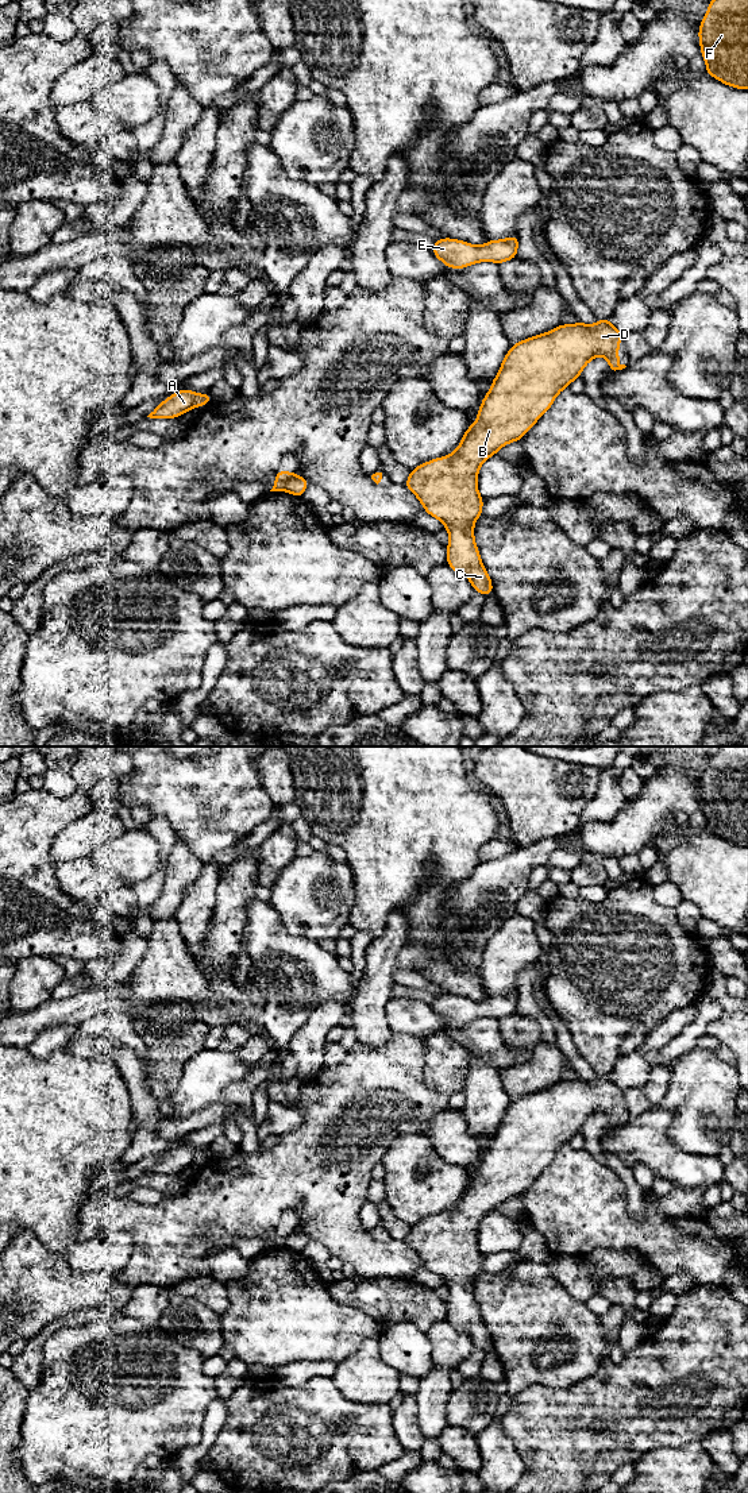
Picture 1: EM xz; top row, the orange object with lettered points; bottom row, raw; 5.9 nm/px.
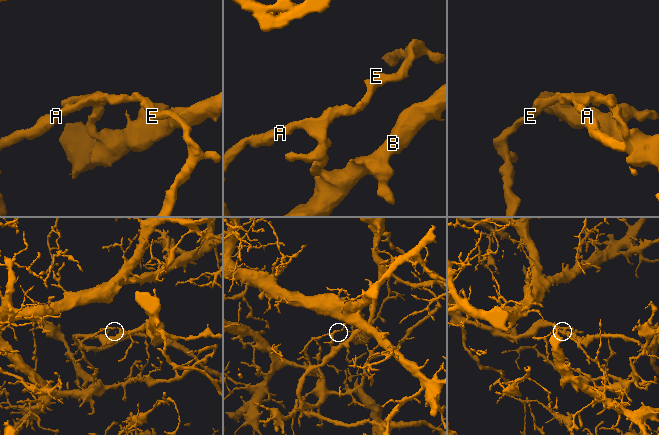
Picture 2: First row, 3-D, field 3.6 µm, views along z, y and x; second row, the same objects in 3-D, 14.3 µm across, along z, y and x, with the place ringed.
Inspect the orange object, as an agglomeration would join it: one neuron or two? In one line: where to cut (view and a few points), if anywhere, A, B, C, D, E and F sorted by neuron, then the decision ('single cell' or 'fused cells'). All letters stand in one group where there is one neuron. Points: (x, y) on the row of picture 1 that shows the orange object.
cut in xz along (293, 474), (284, 489); A E / B C D F; fused cells

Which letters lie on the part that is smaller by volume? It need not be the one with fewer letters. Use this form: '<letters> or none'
B, C, D, F

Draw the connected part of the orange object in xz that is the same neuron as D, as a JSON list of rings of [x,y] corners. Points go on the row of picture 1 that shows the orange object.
[[[608,319],[594,325],[578,321],[562,324],[552,331],[513,344],[508,351],[489,393],[482,400],[475,424],[467,427],[459,447],[450,455],[432,459],[410,471],[404,483],[423,504],[424,510],[440,520],[450,533],[447,563],[458,574],[467,576],[475,590],[493,594],[490,576],[481,562],[474,540],[474,522],[482,516],[483,499],[477,487],[481,464],[508,443],[518,441],[551,408],[555,397],[568,386],[587,362],[601,354],[612,370],[626,366],[618,363],[618,344],[622,333]]]

